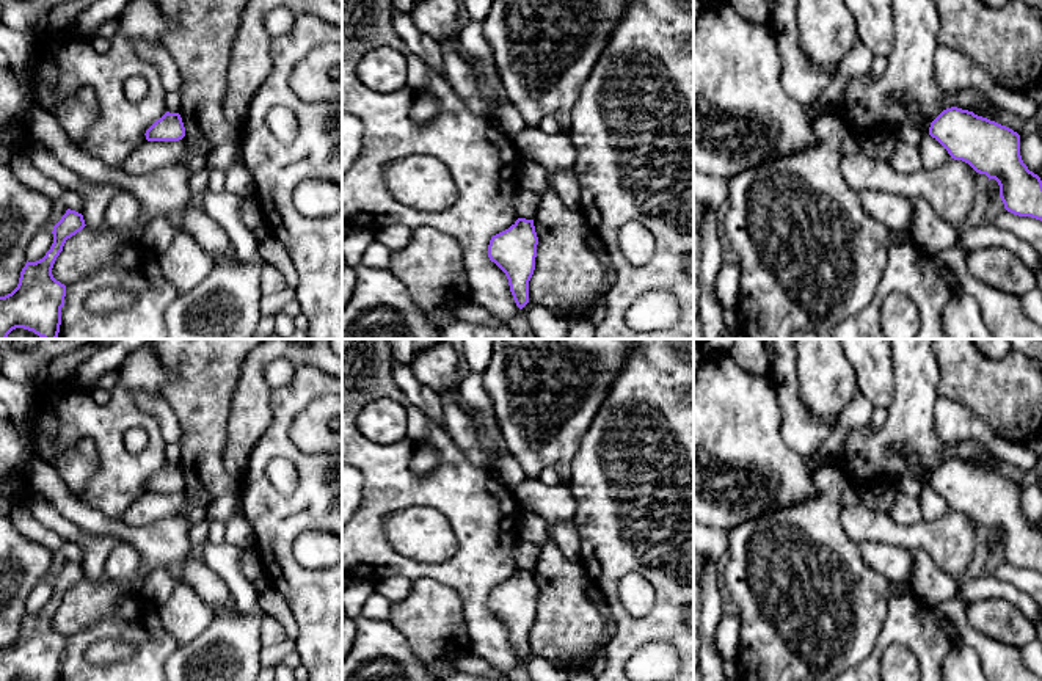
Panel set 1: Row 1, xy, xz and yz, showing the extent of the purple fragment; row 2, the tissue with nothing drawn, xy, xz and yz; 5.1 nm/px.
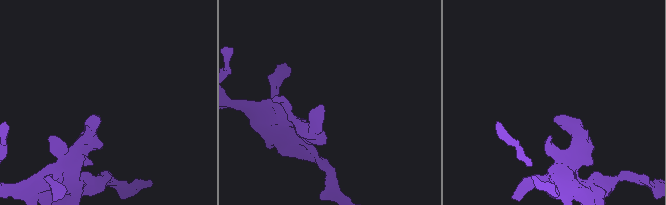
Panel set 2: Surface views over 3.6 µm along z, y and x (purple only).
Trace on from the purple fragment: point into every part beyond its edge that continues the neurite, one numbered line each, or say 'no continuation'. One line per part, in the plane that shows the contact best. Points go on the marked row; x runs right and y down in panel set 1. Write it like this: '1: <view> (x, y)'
no continuation

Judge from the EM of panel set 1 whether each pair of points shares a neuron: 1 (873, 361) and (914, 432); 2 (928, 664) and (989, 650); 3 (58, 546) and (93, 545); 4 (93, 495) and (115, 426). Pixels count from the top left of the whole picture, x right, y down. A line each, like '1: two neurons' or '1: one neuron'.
1: two neurons
2: two neurons
3: two neurons
4: one neuron

